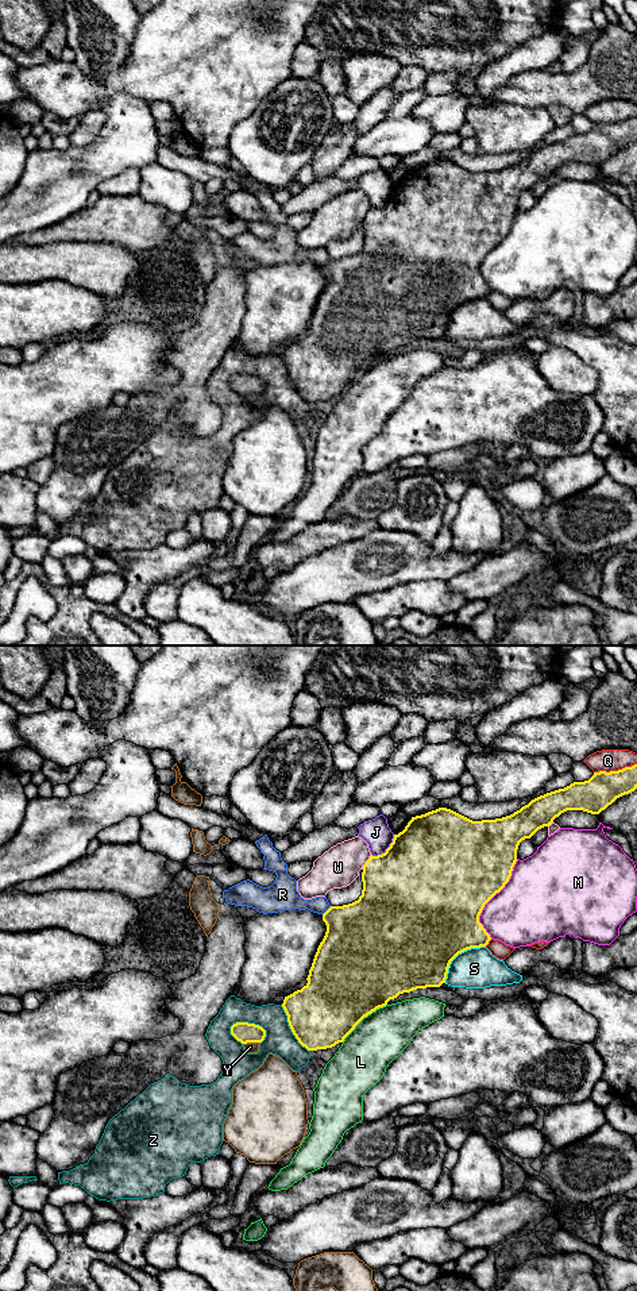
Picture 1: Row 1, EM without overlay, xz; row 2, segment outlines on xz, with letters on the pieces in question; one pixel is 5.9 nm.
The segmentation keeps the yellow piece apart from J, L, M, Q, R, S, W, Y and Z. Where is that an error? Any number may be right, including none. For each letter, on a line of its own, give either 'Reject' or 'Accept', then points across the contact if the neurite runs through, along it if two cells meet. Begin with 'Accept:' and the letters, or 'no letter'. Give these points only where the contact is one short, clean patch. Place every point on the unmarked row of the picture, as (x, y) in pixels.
Accept: no letter
J: Reject
L: Reject
M: Reject
Q: Reject
R: Reject. Boundary: xz (331, 258), (323, 266)
S: Reject
W: Reject
Y: Reject
Z: Reject

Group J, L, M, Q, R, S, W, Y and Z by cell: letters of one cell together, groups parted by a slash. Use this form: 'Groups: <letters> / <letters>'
Groups: J / L / M / Q / R / S / W / Y / Z

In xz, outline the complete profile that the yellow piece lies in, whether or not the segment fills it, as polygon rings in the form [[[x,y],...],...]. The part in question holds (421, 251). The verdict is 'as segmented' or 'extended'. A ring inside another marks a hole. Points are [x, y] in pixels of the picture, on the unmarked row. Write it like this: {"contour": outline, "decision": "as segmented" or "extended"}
{"contour": [[[637,116],[618,123],[594,124],[588,132],[574,134],[540,147],[502,170],[472,173],[447,159],[412,169],[405,181],[394,186],[386,204],[371,207],[363,217],[363,242],[359,251],[343,258],[331,258],[323,266],[327,284],[314,307],[308,335],[285,348],[282,355],[298,394],[308,402],[332,400],[343,394],[364,369],[386,358],[399,346],[445,335],[449,316],[459,305],[486,298],[491,292],[479,274],[479,267],[484,257],[509,234],[520,194],[530,190],[538,181],[549,178],[567,162],[599,166],[617,150],[636,140]]], "decision": "as segmented"}

